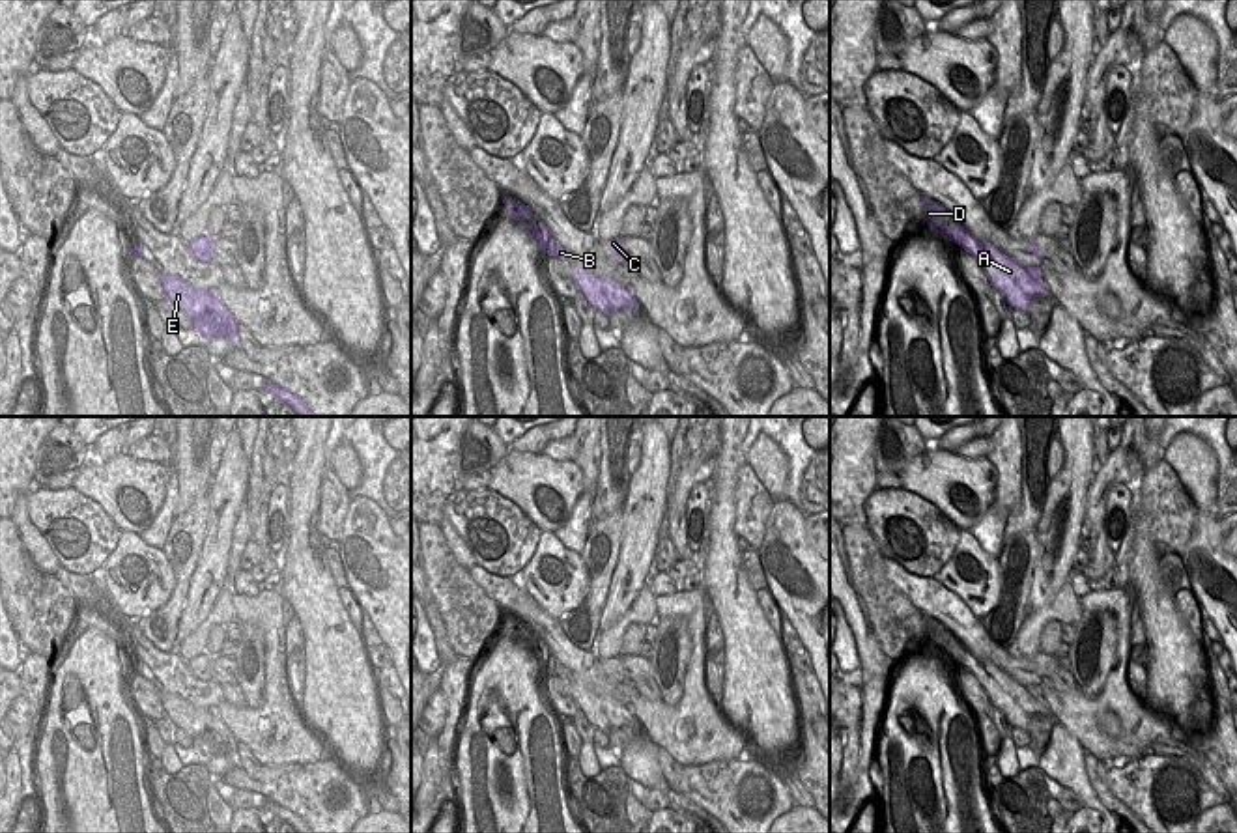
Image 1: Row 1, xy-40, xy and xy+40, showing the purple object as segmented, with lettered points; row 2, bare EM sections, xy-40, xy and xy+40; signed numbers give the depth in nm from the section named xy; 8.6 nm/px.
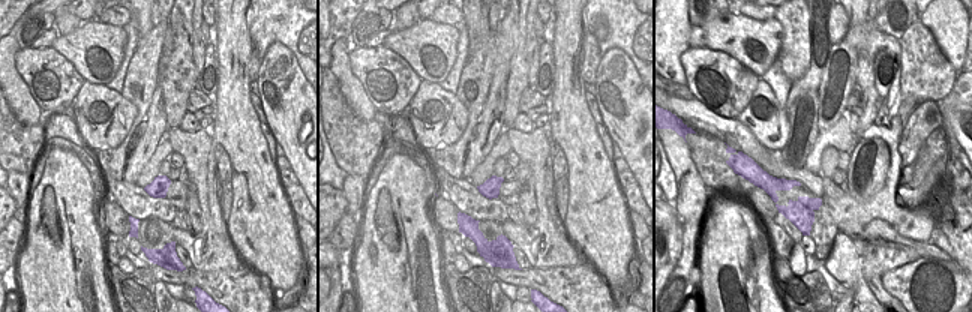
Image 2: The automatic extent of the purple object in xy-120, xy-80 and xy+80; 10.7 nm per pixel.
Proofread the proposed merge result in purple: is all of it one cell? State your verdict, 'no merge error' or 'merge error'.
merge error

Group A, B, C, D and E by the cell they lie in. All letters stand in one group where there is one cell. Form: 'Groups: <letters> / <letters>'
Groups: A E / B C D.

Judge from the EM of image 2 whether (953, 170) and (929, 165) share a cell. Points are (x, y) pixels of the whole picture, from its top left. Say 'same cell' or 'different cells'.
different cells

